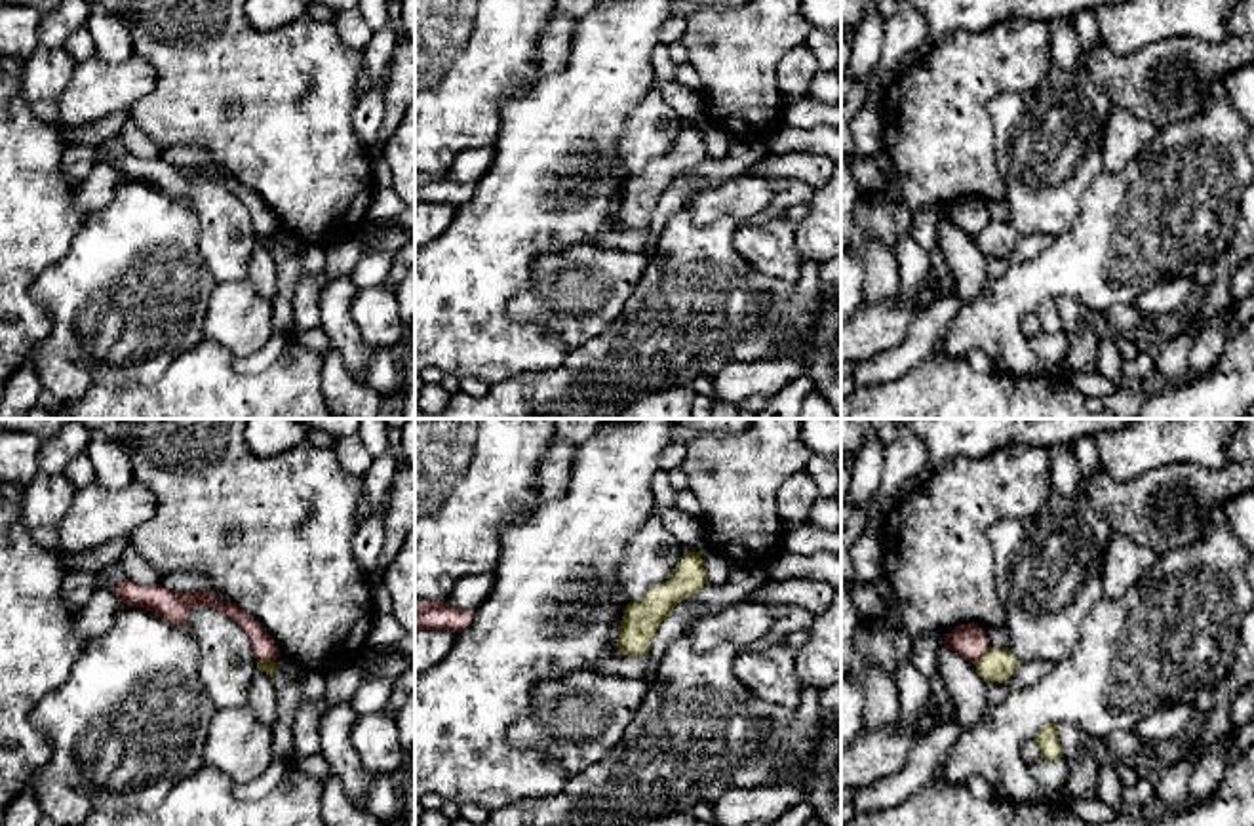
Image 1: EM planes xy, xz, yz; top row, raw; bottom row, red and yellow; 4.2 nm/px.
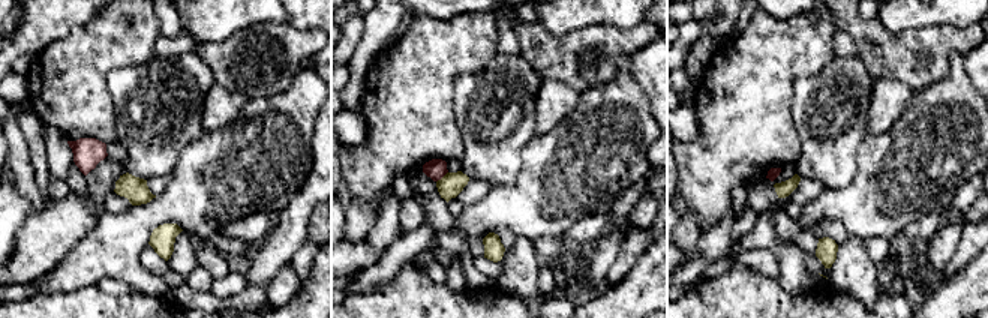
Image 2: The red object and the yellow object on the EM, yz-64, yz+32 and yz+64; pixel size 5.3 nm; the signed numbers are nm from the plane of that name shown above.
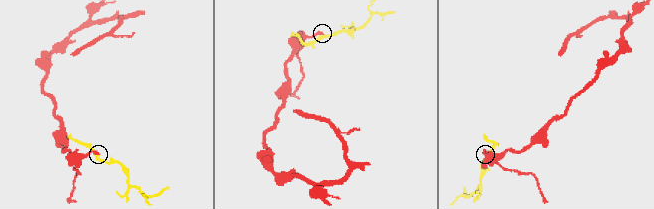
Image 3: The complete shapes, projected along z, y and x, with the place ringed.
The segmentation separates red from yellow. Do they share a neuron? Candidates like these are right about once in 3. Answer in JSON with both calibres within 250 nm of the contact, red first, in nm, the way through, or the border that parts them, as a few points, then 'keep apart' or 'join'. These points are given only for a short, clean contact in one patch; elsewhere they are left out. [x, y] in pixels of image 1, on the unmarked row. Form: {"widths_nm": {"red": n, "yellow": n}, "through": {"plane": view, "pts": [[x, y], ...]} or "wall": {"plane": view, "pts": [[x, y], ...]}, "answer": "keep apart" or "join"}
{"widths_nm": {"red": 100, "yellow": 60}, "wall": {"plane": "xy", "pts": [[274, 235], [257, 236]]}, "answer": "keep apart"}

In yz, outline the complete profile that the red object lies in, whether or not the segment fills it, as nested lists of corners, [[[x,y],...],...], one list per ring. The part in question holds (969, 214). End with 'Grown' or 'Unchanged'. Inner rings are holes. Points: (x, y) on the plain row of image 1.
[[[959,198],[946,207],[944,223],[955,225],[974,238],[989,223],[989,215],[978,198]]]. Unchanged

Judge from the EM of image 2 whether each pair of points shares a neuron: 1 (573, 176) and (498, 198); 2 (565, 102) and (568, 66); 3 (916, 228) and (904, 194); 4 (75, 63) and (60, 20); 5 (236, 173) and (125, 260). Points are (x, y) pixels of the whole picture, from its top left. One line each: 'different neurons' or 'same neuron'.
1: same neuron
2: different neurons
3: different neurons
4: different neurons
5: same neuron

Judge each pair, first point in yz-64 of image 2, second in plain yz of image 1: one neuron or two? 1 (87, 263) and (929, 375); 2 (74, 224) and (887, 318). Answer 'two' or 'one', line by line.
1: two
2: one

